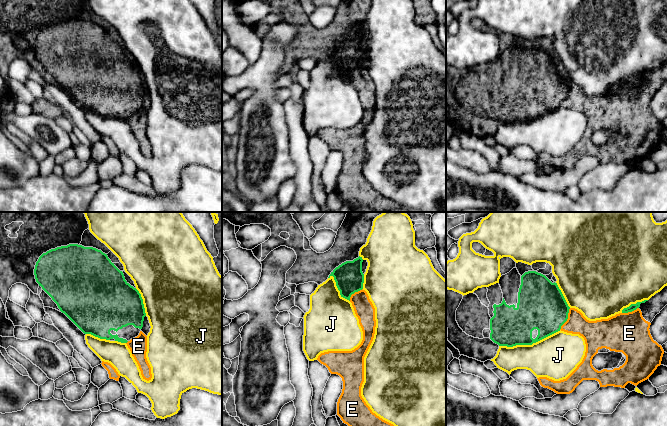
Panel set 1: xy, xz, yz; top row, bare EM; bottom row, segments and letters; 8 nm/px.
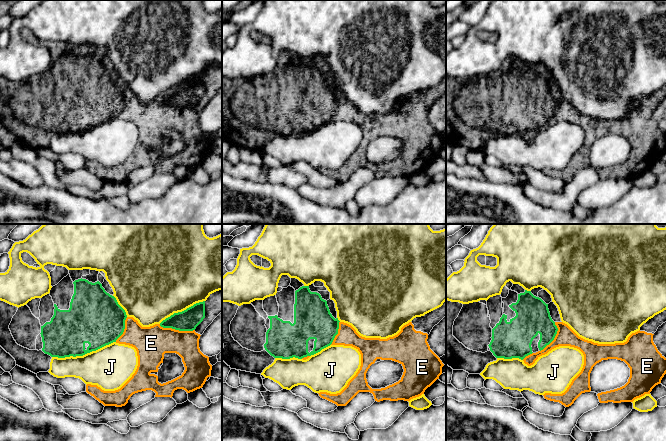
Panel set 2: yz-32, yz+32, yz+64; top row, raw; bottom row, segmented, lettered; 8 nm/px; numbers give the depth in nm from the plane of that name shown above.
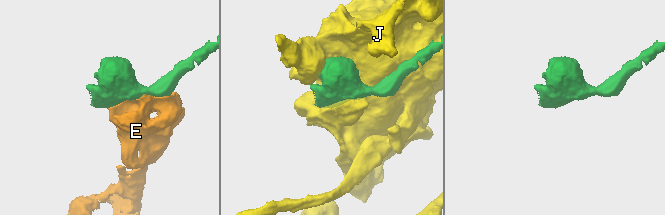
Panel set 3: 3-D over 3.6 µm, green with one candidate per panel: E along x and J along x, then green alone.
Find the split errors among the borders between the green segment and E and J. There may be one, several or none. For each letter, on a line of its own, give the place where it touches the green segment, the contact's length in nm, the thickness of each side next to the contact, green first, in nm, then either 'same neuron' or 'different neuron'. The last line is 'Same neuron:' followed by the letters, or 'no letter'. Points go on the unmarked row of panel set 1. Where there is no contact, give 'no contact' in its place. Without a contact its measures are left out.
E: yz (567, 94) | 200 nm | 380/190 nm | same neuron
J: yz (529, 120) | 500 nm | 320/360 nm | different neuron
Same neuron: E

